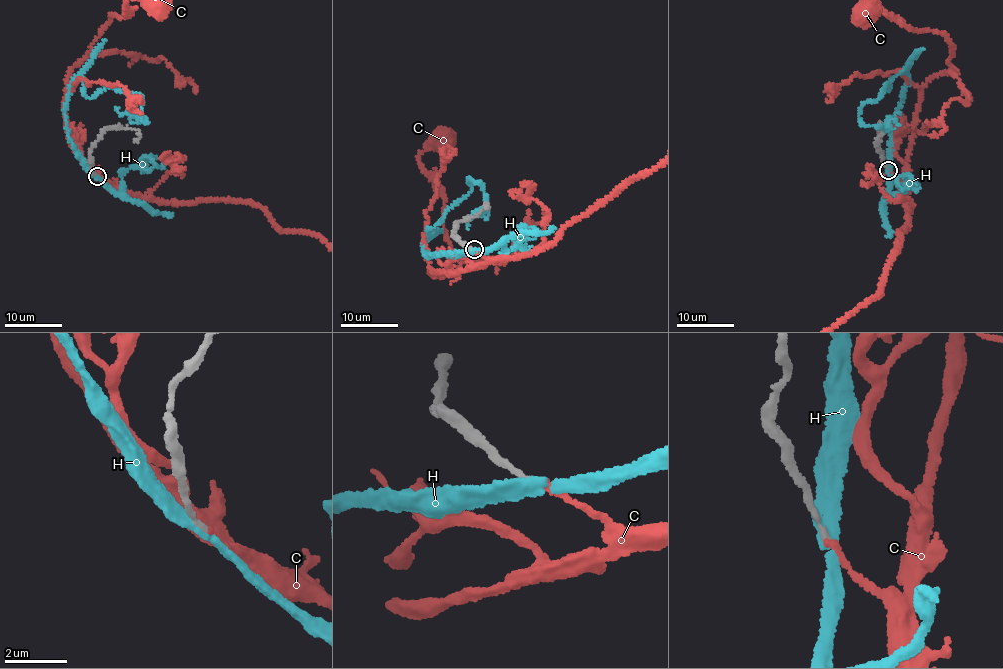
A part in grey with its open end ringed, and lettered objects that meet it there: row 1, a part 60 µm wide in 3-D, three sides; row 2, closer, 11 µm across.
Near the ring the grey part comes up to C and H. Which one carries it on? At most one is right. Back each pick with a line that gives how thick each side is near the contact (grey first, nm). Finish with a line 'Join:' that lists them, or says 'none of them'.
C: calibres 190 and 180 nm
Join: C

